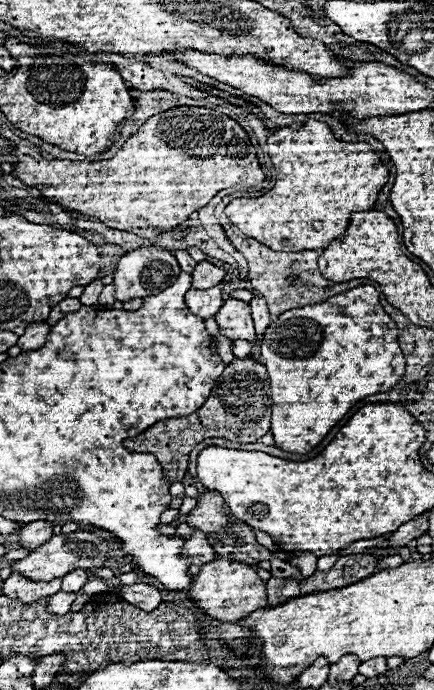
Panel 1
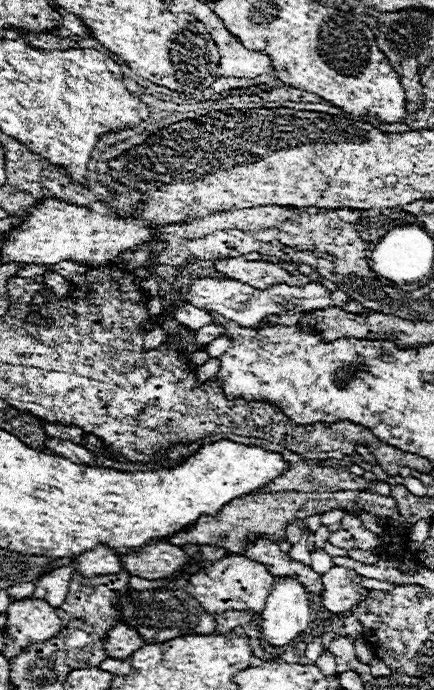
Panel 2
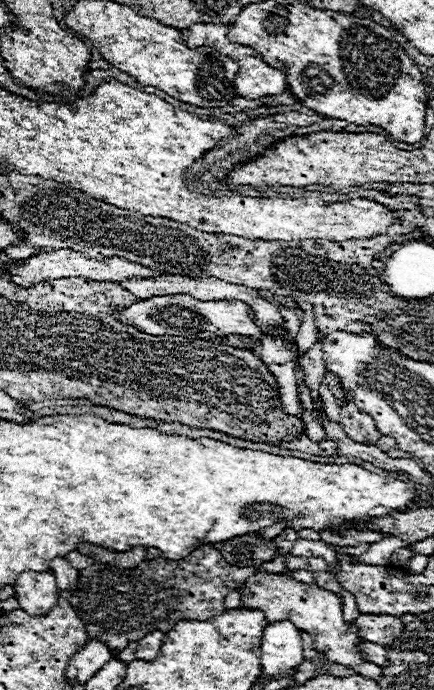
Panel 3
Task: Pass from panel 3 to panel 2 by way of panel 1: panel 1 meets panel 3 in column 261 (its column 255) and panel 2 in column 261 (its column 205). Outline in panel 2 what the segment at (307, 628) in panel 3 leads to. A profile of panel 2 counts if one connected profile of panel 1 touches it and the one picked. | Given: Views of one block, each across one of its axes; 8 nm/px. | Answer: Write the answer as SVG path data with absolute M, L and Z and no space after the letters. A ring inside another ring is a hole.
M226 556L206 566L202 572L190 576L190 584L186 586L186 592L194 596L208 614L222 614L226 610L262 612L272 582L274 576L266 570L264 564L248 560L246 556Z

